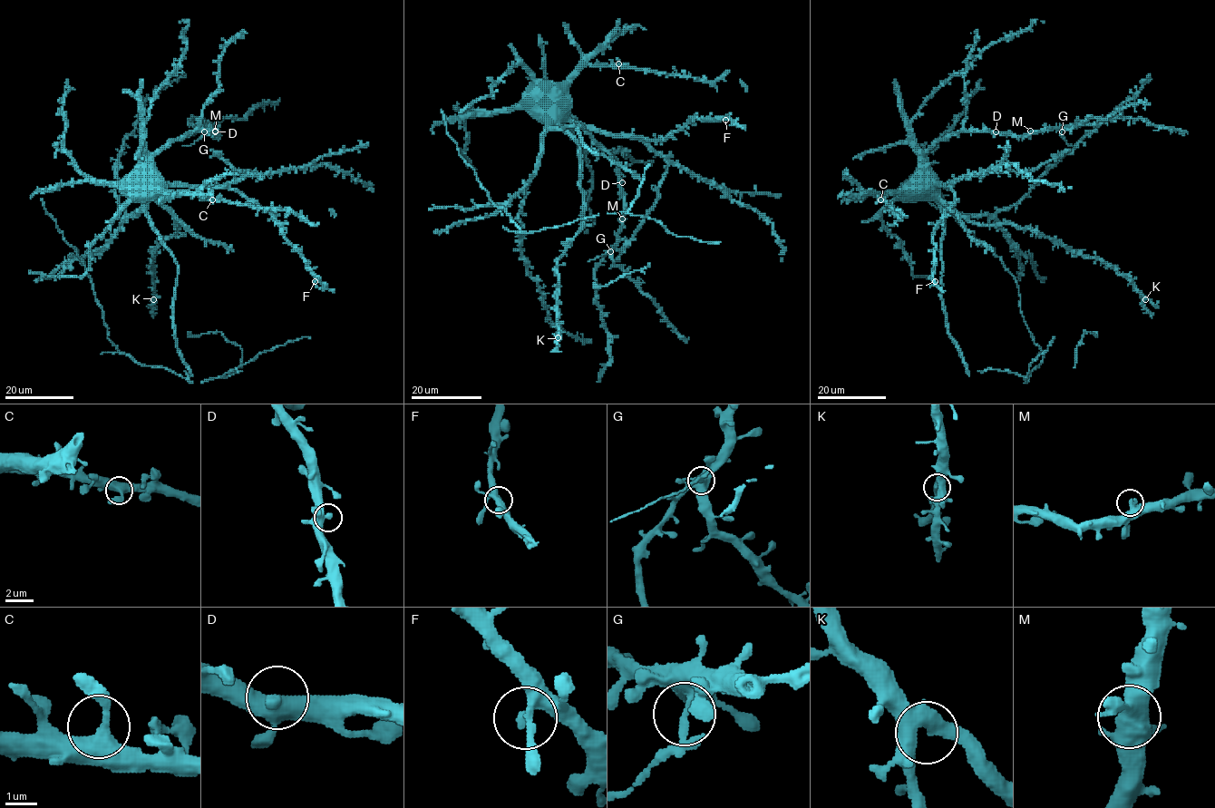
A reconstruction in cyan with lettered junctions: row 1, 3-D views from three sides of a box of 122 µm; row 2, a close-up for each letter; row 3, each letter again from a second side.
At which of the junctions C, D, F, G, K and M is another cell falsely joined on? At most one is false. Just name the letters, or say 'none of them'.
G

